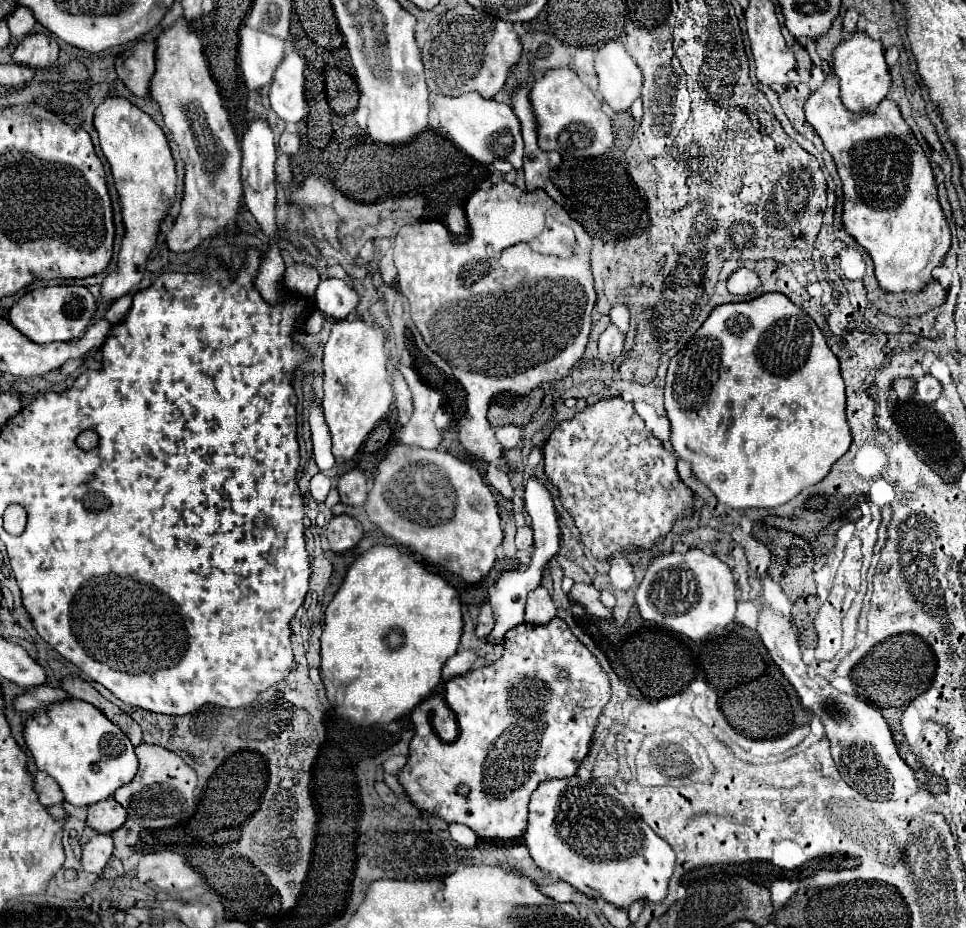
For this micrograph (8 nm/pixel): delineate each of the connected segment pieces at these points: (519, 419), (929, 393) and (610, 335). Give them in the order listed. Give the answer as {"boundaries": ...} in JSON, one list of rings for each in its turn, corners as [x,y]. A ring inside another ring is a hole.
{"boundaries":[[[[534,389],[530,395],[524,397],[514,397],[514,399],[506,399],[506,395],[498,395],[490,401],[490,411],[488,411],[488,421],[492,427],[500,427],[500,425],[526,425],[530,421],[530,417],[538,411],[540,401],[544,397],[542,389]]],[[[922,375],[916,379],[916,393],[924,403],[932,403],[940,397],[942,385],[932,375]]],[[[608,327],[602,335],[600,335],[600,341],[598,341],[598,357],[604,361],[604,363],[612,363],[620,351],[622,351],[622,343],[624,343],[624,335],[616,329],[616,327]]]]}

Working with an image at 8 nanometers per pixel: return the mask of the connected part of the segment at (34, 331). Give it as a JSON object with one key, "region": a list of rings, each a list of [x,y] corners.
{"region":[[[50,285],[26,293],[10,309],[10,323],[34,343],[52,343],[52,341],[76,341],[92,325],[98,303],[94,295],[82,285]]]}

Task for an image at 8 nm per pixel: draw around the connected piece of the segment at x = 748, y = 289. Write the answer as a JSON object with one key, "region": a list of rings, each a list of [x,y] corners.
{"region":[[[738,269],[728,277],[728,291],[732,295],[748,295],[758,287],[758,275],[750,269]]]}

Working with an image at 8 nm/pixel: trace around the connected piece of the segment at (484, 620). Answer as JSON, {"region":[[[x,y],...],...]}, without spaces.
{"region":[[[490,603],[482,605],[480,609],[480,615],[478,615],[478,627],[476,627],[476,635],[480,639],[486,639],[490,635],[490,631],[494,629],[494,617],[492,617],[492,609],[490,609]]]}

